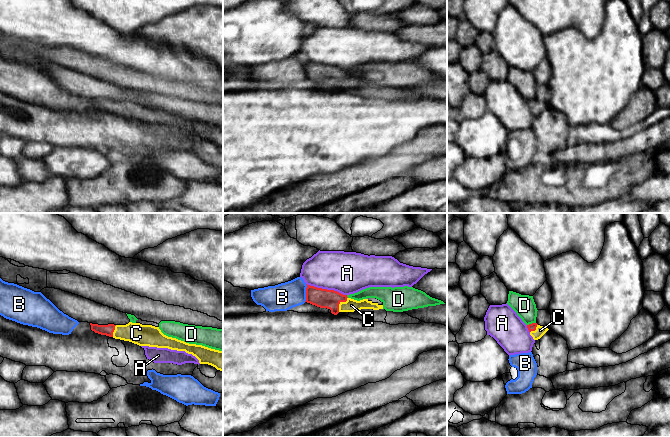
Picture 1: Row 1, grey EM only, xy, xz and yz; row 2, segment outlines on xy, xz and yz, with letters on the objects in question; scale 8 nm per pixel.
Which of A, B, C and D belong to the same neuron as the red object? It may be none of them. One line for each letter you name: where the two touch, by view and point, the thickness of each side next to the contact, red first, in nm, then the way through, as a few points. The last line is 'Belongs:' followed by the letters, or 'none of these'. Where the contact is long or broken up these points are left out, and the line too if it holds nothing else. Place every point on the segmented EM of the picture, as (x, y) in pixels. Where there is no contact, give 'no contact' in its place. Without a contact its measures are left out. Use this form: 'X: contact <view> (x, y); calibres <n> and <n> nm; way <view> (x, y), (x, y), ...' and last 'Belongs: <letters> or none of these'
C: contact xz (339, 303); calibres 160 and 110 nm; way xz (323, 298), (339, 303), (351, 305)
Belongs: C

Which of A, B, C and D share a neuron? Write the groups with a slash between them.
A / B / C / D

